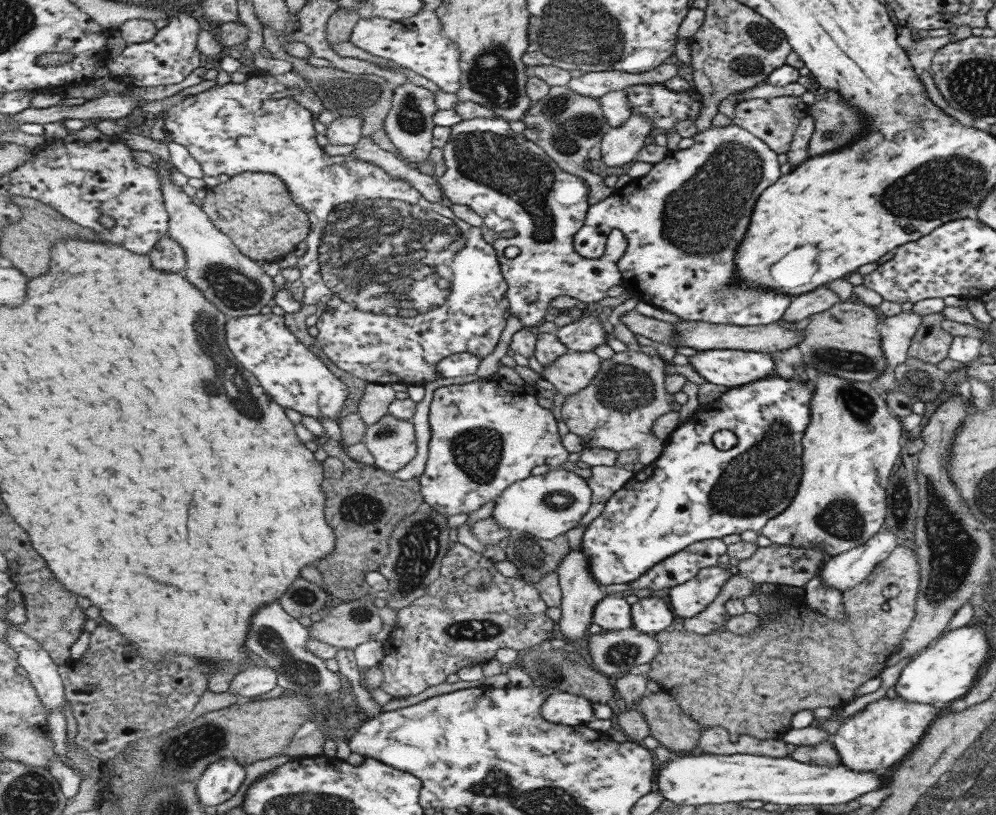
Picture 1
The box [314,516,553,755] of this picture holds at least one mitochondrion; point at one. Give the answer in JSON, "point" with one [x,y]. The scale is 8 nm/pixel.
{"point":[475,630]}

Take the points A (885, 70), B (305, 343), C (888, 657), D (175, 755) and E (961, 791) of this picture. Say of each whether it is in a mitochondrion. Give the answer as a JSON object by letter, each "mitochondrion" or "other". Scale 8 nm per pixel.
{"A":"other","B":"other","C":"other","D":"mitochondrion","E":"mitochondrion"}

